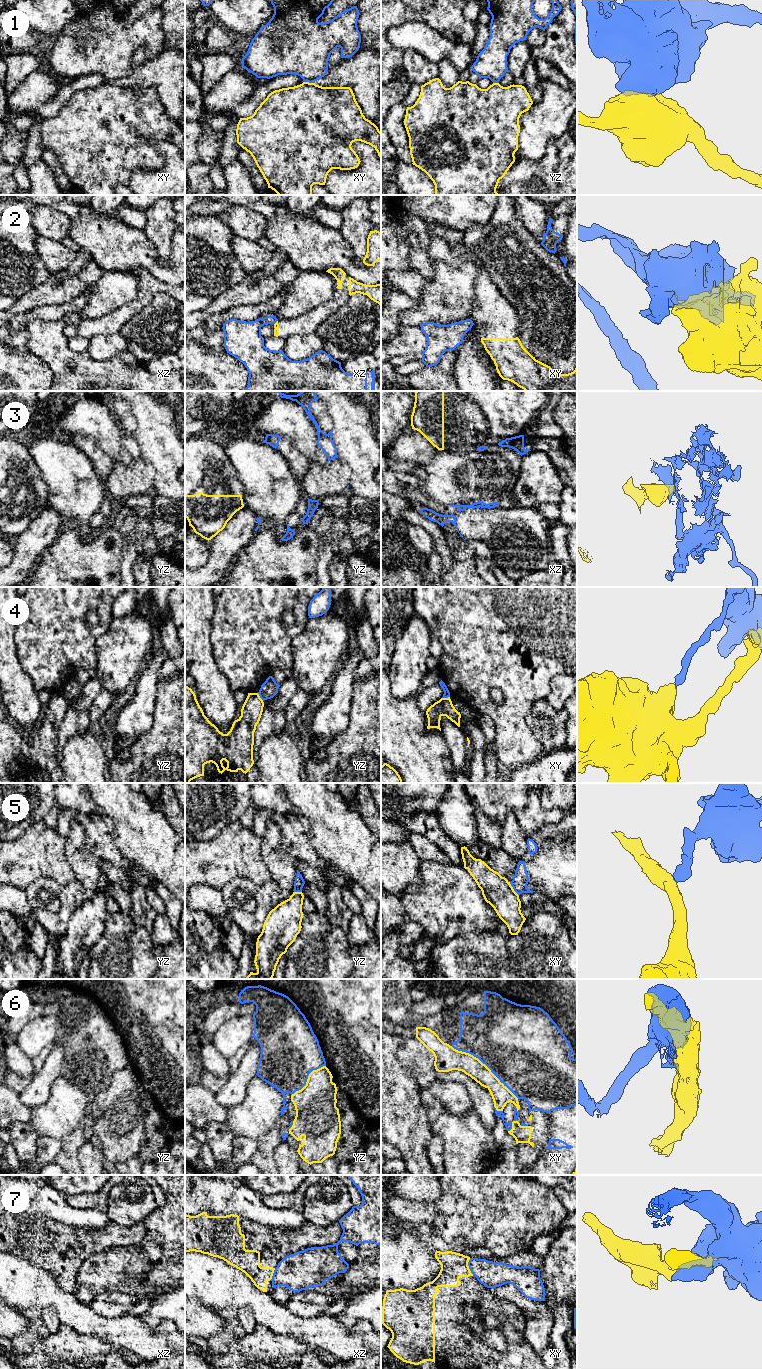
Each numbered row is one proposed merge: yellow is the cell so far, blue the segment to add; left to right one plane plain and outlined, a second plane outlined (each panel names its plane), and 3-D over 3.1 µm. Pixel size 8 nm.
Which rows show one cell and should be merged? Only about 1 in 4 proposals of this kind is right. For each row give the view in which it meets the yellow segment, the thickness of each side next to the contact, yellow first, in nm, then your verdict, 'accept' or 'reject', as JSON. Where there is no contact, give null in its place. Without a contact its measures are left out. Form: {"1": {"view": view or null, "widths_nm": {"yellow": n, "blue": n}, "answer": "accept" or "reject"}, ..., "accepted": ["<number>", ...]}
{"1": {"view": "xy", "widths_nm": {"yellow": 480, "blue": 400}, "answer": "reject"}, "2": {"view": "xz", "widths_nm": {"yellow": 50, "blue": 200}, "answer": "reject"}, "3": {"view": "yz", "widths_nm": {"yellow": 280, "blue": 20}, "answer": "reject"}, "4": {"view": "yz", "widths_nm": {"yellow": 170, "blue": 140}, "answer": "reject"}, "5": {"view": "xy", "widths_nm": {"yellow": 240, "blue": 130}, "answer": "reject"}, "6": {"view": "xy", "widths_nm": {"yellow": 160, "blue": 500}, "answer": "reject"}, "7": {"view": "xy", "widths_nm": {"yellow": 220, "blue": 220}, "answer": "reject"}, "accepted": []}

